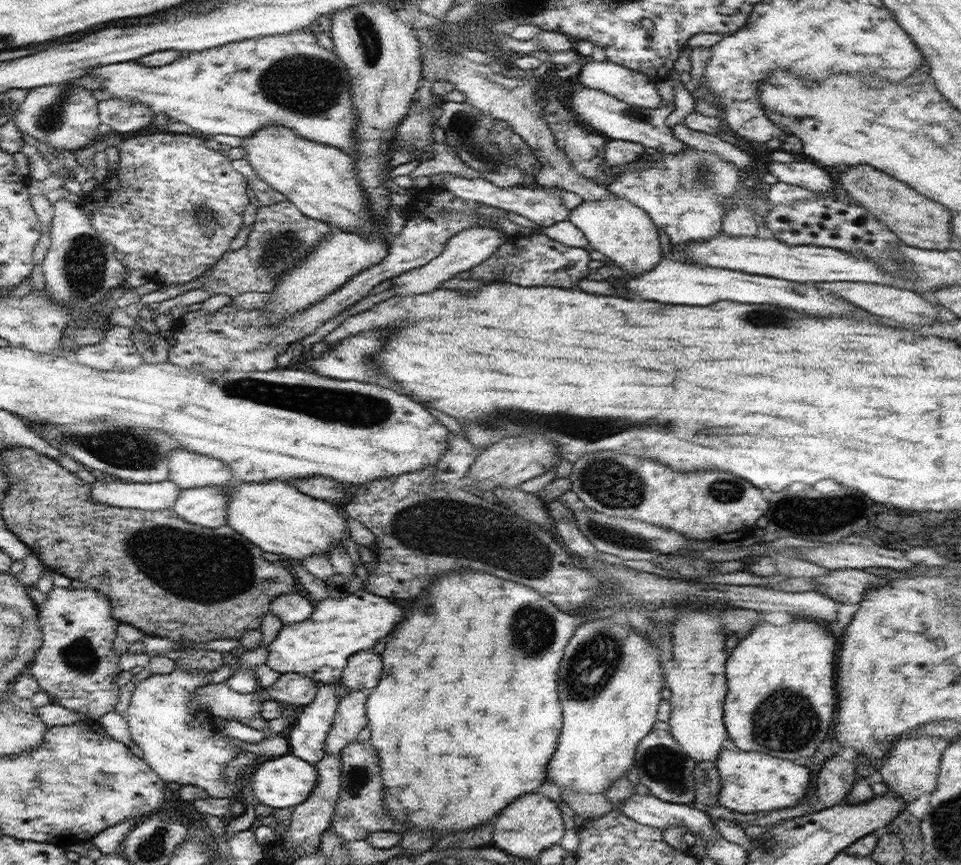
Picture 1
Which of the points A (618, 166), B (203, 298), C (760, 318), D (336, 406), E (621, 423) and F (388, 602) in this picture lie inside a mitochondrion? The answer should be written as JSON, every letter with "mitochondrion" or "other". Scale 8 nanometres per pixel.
{"A":"other","B":"other","C":"mitochondrion","D":"mitochondrion","E":"mitochondrion","F":"other"}

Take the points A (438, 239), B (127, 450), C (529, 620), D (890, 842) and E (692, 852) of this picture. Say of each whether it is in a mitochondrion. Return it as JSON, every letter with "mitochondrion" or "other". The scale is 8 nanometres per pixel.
{"A":"other","B":"mitochondrion","C":"mitochondrion","D":"other","E":"other"}

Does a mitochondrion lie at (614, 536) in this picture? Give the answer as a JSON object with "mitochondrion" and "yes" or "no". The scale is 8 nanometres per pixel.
{"mitochondrion":"yes"}

